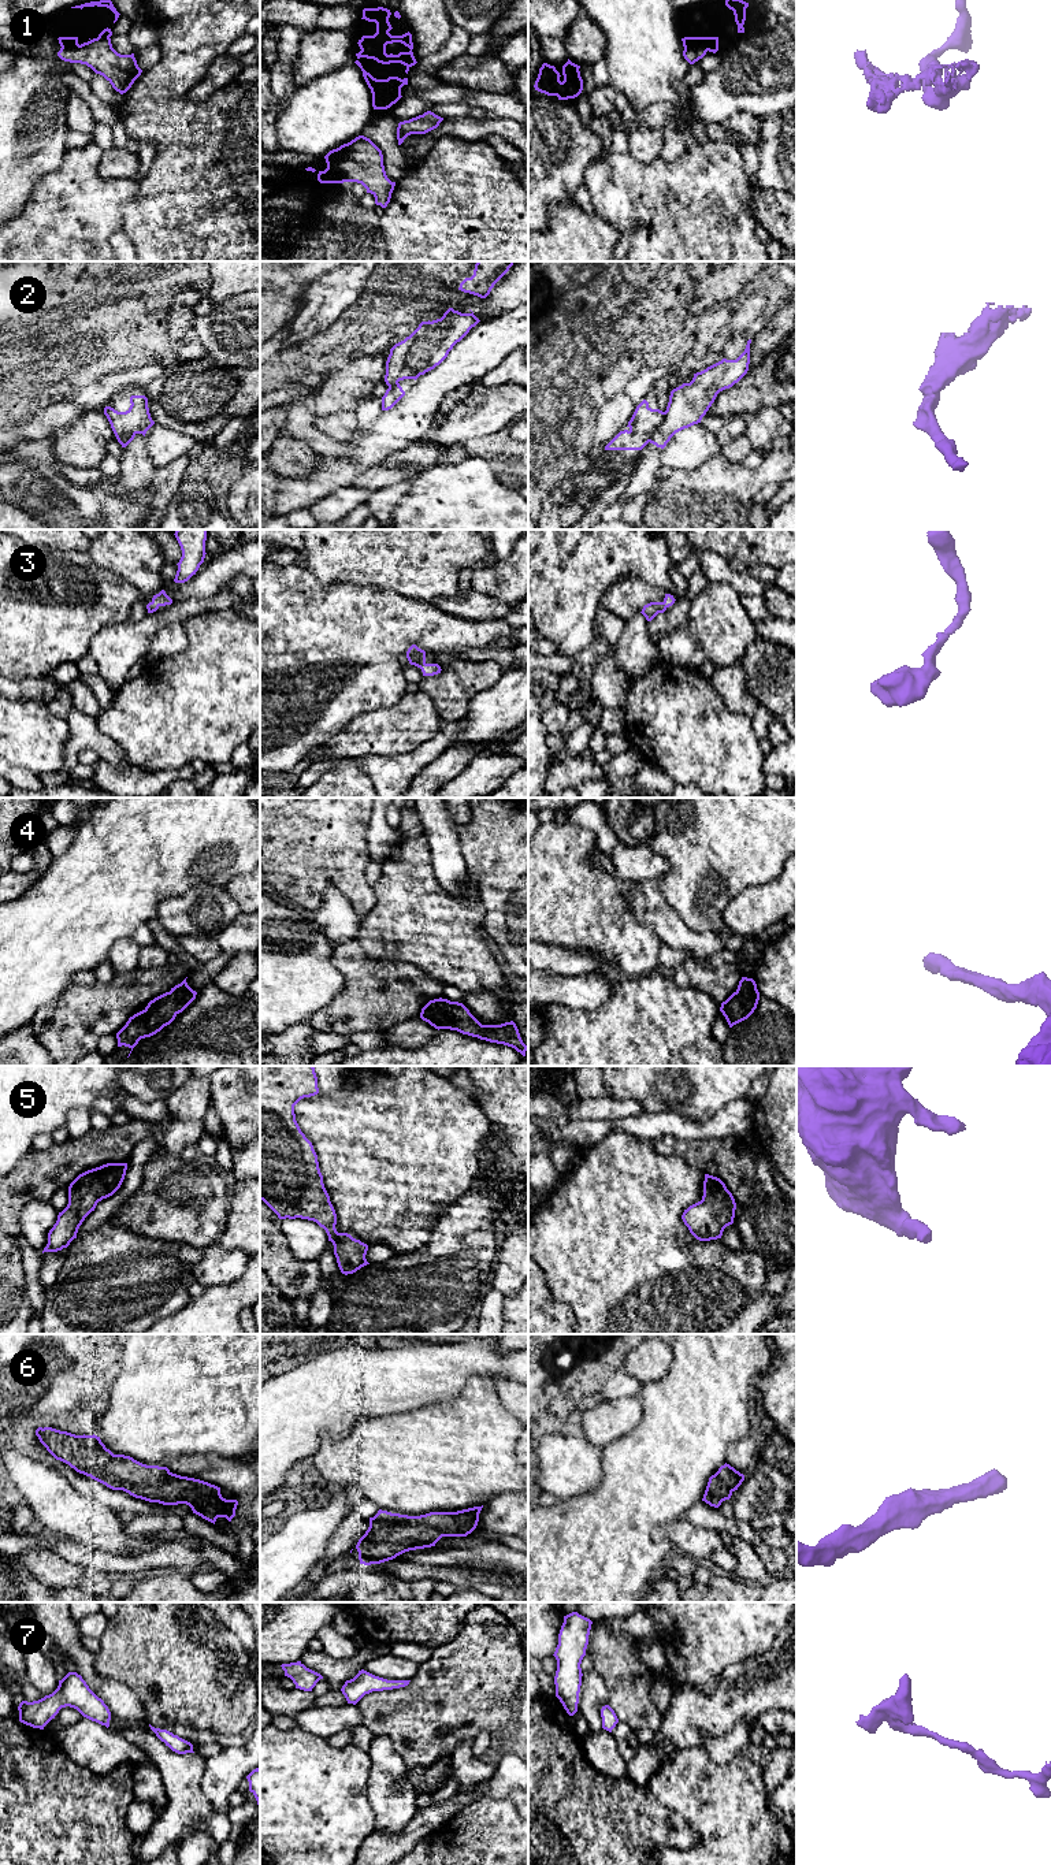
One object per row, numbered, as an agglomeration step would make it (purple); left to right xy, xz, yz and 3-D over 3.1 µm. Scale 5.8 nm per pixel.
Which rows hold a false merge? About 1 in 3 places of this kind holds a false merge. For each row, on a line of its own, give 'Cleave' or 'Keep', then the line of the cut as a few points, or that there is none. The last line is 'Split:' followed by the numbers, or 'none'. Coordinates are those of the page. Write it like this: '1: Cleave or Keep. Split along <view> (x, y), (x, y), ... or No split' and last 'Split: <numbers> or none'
1: Cleave. Split along xz (326, 158), (331, 160), (330, 168), (338, 171), (345, 181)
2: Cleave. Split along yz (664, 412), (661, 423), (649, 441)
3: Keep. No split
4: Keep. No split
5: Keep. No split
6: Keep. No split
7: Keep. No split
Split: 1, 2

